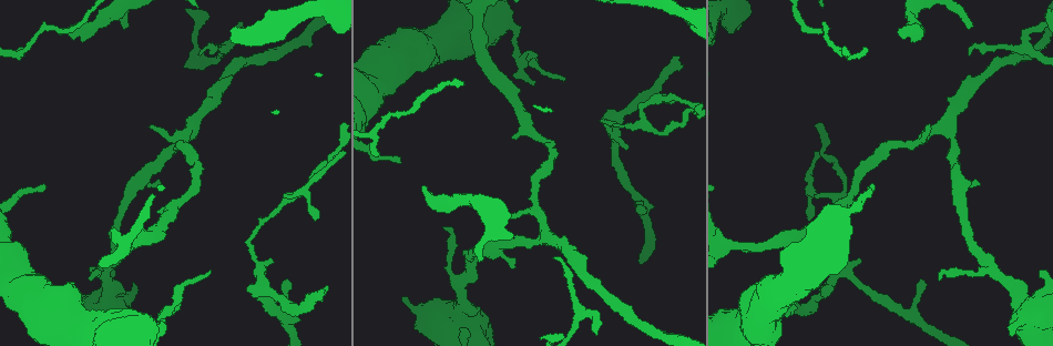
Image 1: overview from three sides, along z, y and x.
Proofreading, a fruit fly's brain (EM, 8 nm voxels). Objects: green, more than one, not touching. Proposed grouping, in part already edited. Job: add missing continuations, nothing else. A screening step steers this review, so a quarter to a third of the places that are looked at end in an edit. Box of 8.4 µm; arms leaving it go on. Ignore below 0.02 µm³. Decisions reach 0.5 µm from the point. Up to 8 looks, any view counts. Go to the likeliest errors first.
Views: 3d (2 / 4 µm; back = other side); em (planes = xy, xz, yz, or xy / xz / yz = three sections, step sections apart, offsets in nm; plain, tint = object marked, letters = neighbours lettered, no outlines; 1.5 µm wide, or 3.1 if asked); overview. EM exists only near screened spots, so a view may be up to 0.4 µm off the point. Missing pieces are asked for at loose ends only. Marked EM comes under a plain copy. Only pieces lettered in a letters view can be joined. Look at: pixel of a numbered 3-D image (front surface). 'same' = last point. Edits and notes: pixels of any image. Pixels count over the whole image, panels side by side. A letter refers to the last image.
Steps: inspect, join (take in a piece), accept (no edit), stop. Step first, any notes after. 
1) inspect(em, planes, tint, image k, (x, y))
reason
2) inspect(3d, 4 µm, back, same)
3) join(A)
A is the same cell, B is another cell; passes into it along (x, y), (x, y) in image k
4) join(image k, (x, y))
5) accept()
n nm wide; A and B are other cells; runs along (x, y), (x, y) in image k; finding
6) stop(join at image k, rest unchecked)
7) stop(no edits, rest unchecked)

inspect(em, planes, tint, image 1, (480, 258))
branch stops here

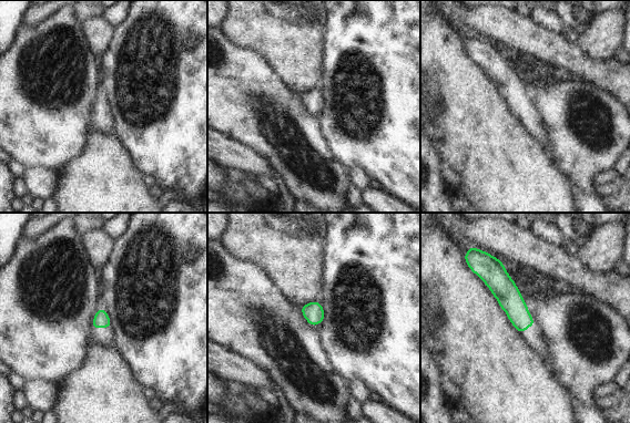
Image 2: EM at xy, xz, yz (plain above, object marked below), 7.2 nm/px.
inspect(em, planes, letters, same)
what lies round it

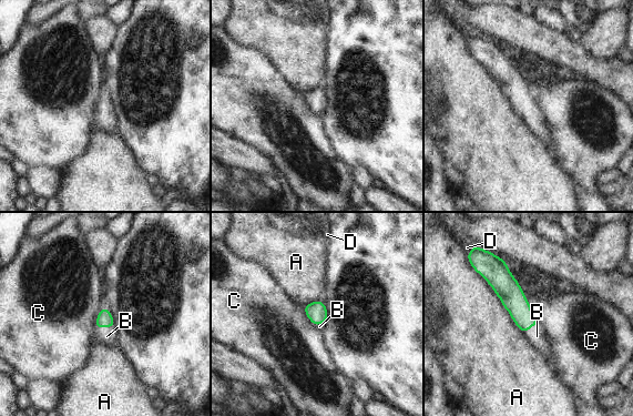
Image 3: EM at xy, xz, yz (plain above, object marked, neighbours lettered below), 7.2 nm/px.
join(B)
B is the same cell, A, C and D are other cells; passes into it along (104, 318), (105, 326), (106, 336) in image 3; it goes on there

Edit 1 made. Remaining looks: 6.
inspect(3d, 2 µm, image 1, (442, 226))
branch stops here

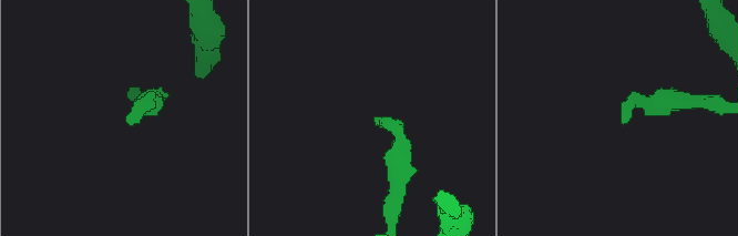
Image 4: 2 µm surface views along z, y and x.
inspect(em, xy, step 8, tint, image 4, (623, 116))

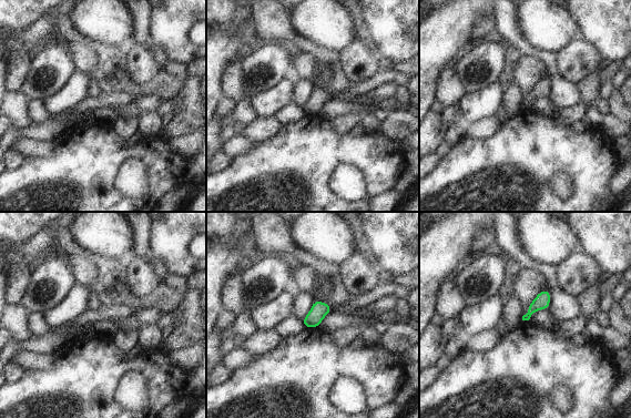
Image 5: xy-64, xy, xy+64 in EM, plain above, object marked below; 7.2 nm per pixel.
inspect(em, xy, step 8, letters, same)

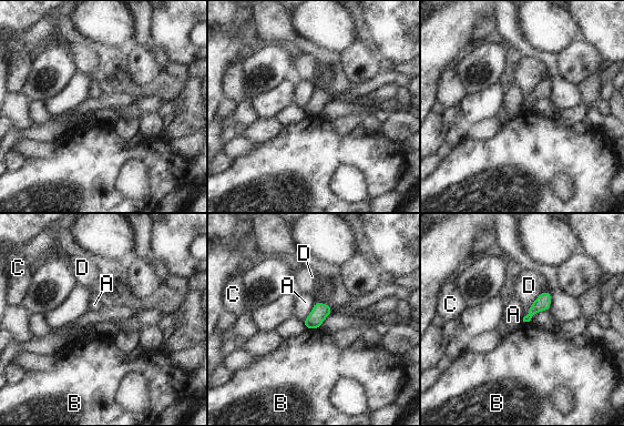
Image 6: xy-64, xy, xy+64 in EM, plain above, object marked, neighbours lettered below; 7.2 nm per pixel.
accept()
A, B, C and D are other cells; border along (315, 302), (310, 313), (303, 322) in image 6; no lettered piece goes on from it

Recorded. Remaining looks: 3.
inspect(3d, 2 µm, image 1, (319, 217))
thin end

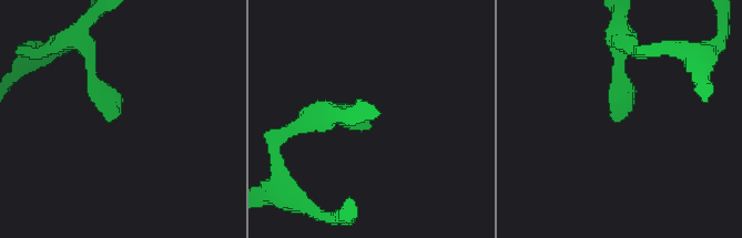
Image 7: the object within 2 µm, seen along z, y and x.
inspect(em, xy, step 4, letters, image 7, (113, 115))
shape alone is not enough

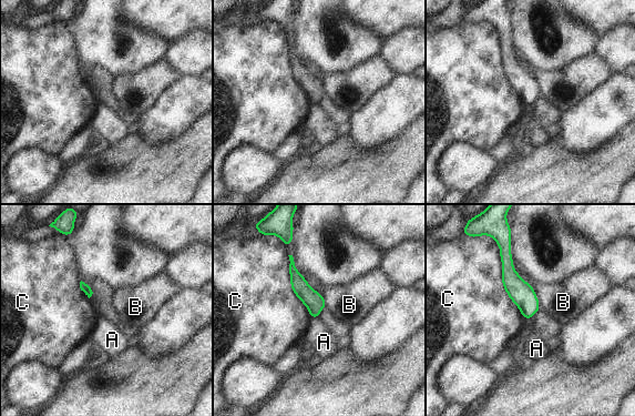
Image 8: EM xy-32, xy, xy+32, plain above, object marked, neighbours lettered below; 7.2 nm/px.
accept()
A, B and C are other cells; no lettered piece goes on from it

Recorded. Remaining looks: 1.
stop(join at image 3, rest unchecked)

